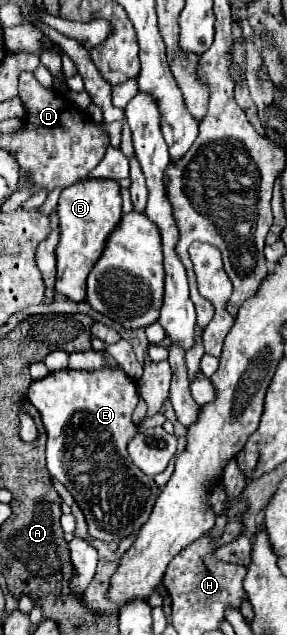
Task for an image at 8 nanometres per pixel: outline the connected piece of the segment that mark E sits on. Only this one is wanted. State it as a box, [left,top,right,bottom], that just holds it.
[26,368,160,542]

